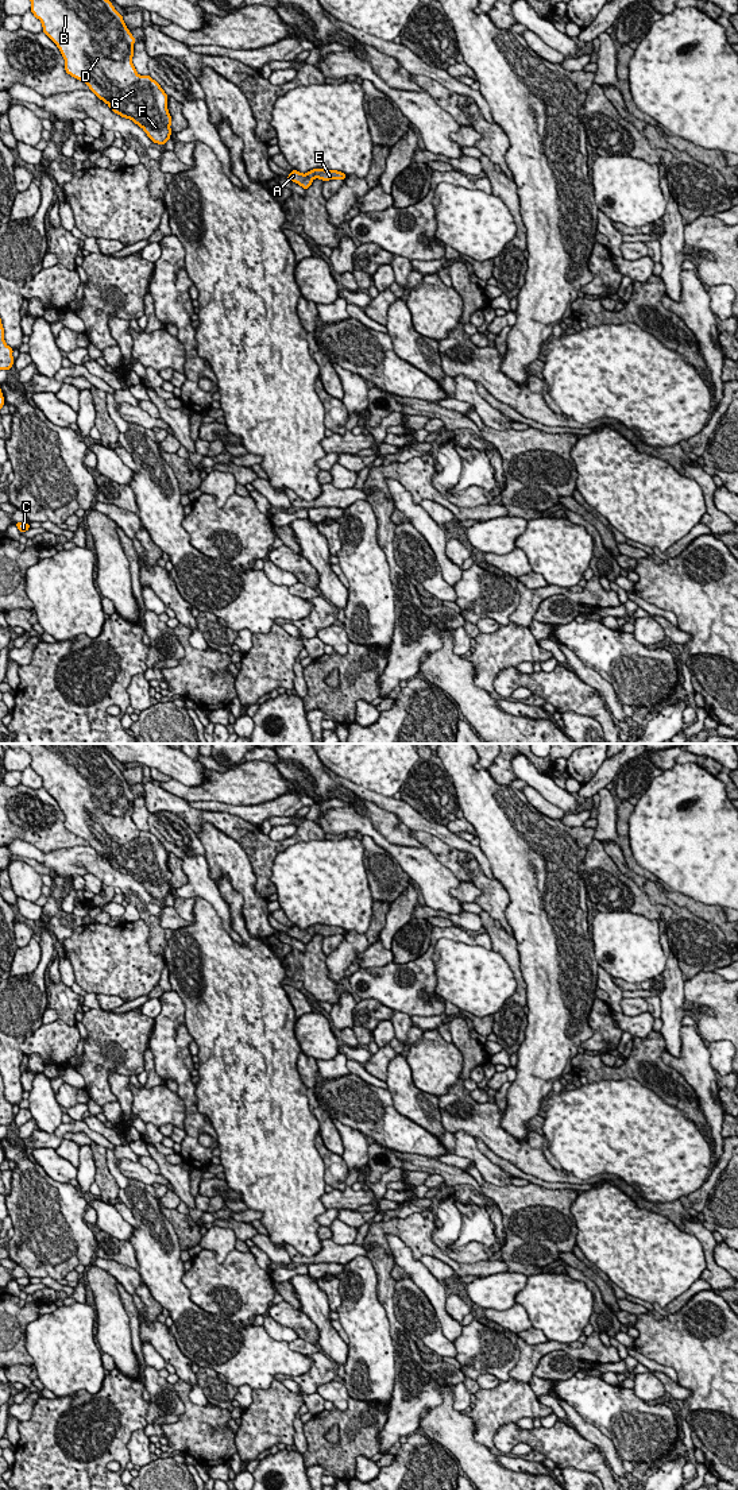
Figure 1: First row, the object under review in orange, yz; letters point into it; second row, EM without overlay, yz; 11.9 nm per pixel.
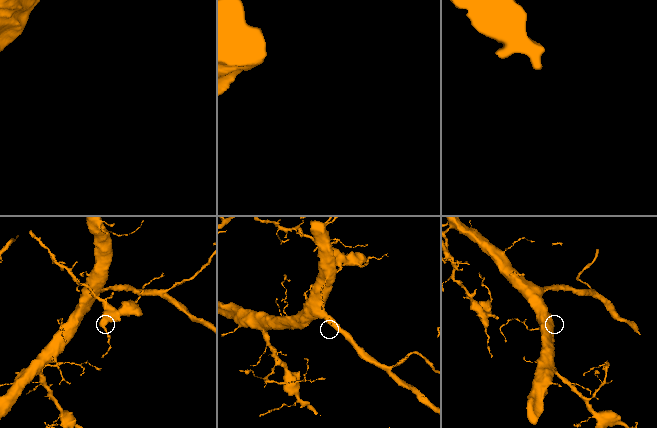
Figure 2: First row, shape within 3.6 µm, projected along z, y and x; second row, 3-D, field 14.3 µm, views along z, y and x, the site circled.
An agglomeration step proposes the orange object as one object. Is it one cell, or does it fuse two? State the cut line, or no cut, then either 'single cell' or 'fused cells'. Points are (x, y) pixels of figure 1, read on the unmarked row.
no cut; single cell

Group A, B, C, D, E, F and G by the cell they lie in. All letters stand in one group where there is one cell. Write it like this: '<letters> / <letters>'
A B C D E F G

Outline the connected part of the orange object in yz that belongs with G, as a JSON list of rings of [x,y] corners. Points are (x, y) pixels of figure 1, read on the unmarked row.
[[[7,744],[20,748],[31,756],[31,768],[42,777],[43,788],[58,802],[65,814],[65,826],[72,833],[89,841],[89,845],[121,873],[142,883],[152,899],[165,900],[171,891],[171,872],[167,866],[167,850],[150,831],[139,831],[132,821],[135,794],[123,772],[105,754],[100,744]]]

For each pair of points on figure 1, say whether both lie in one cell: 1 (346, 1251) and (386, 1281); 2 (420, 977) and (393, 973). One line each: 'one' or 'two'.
1: two
2: one

